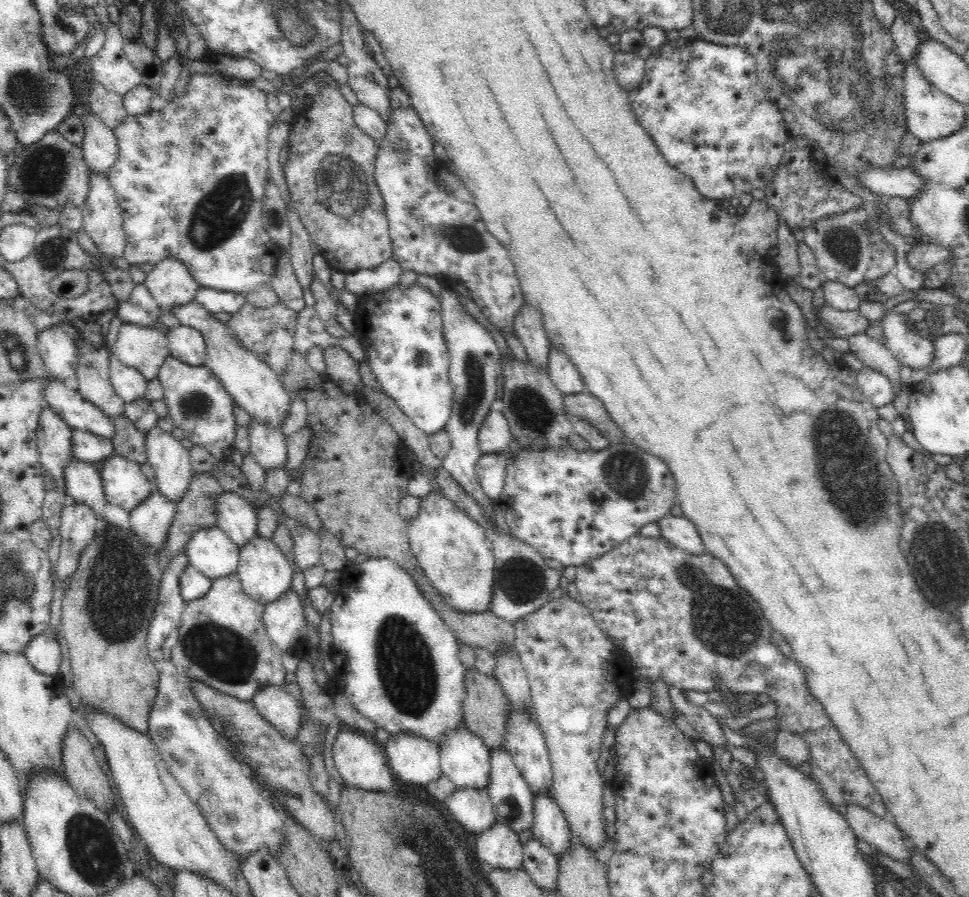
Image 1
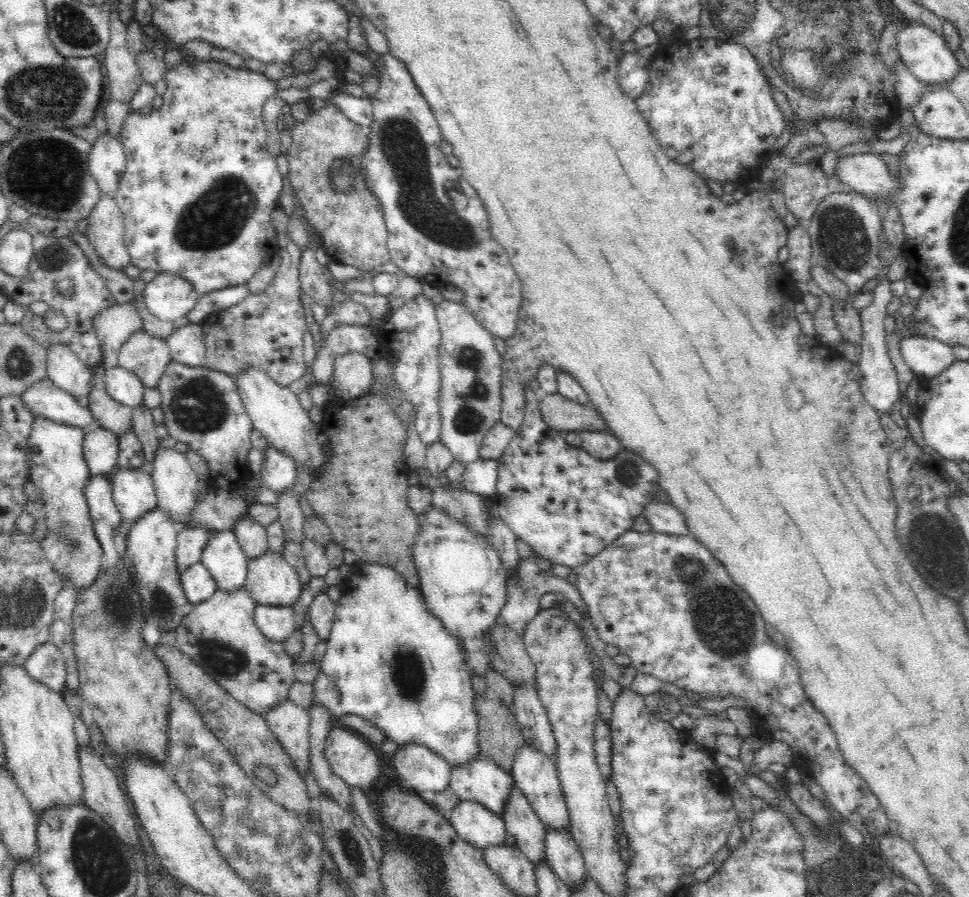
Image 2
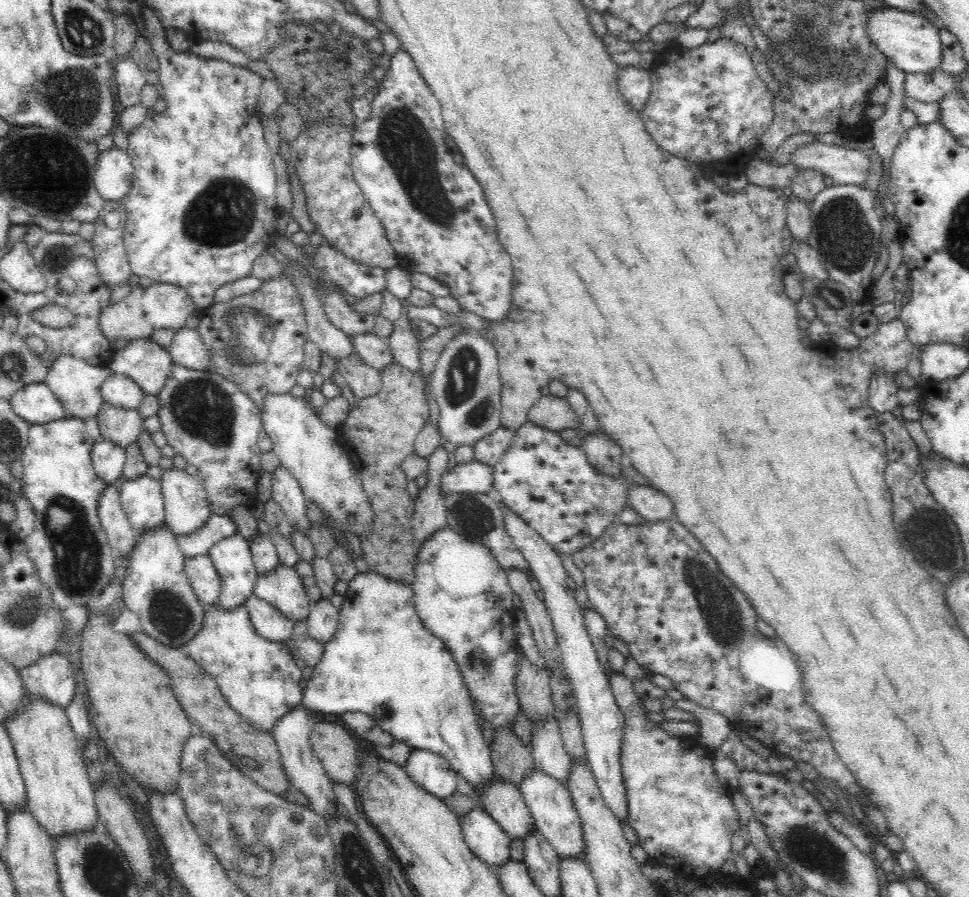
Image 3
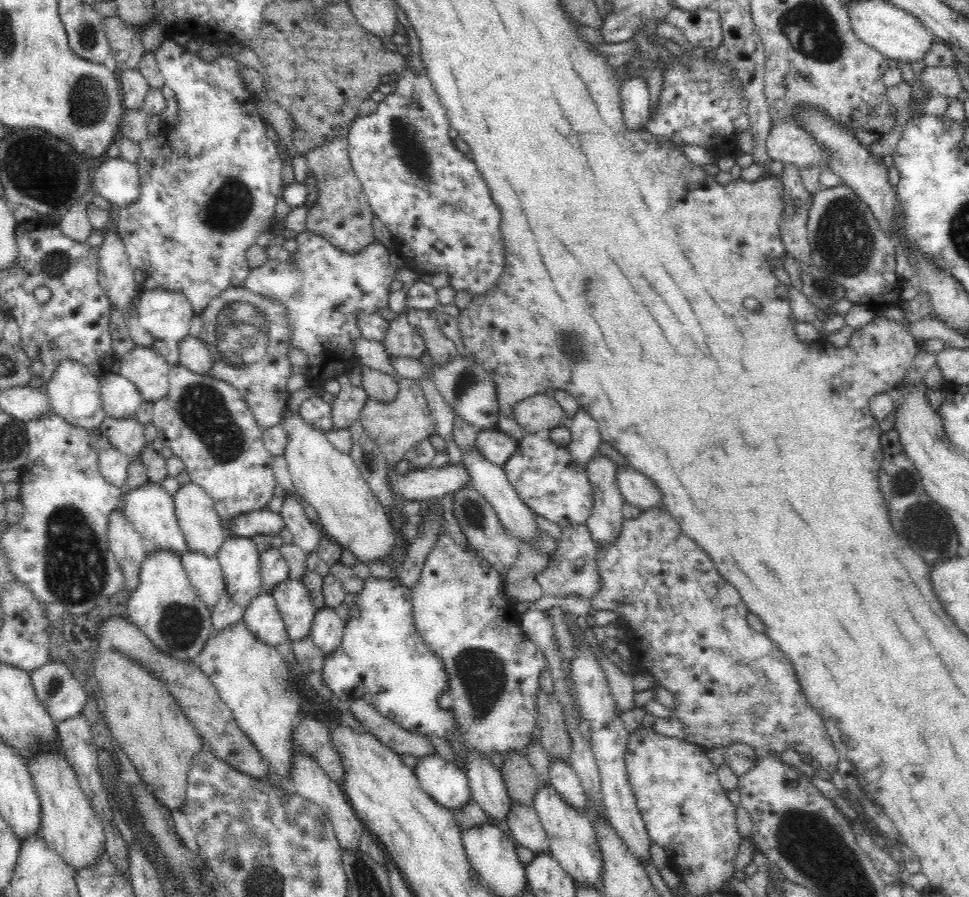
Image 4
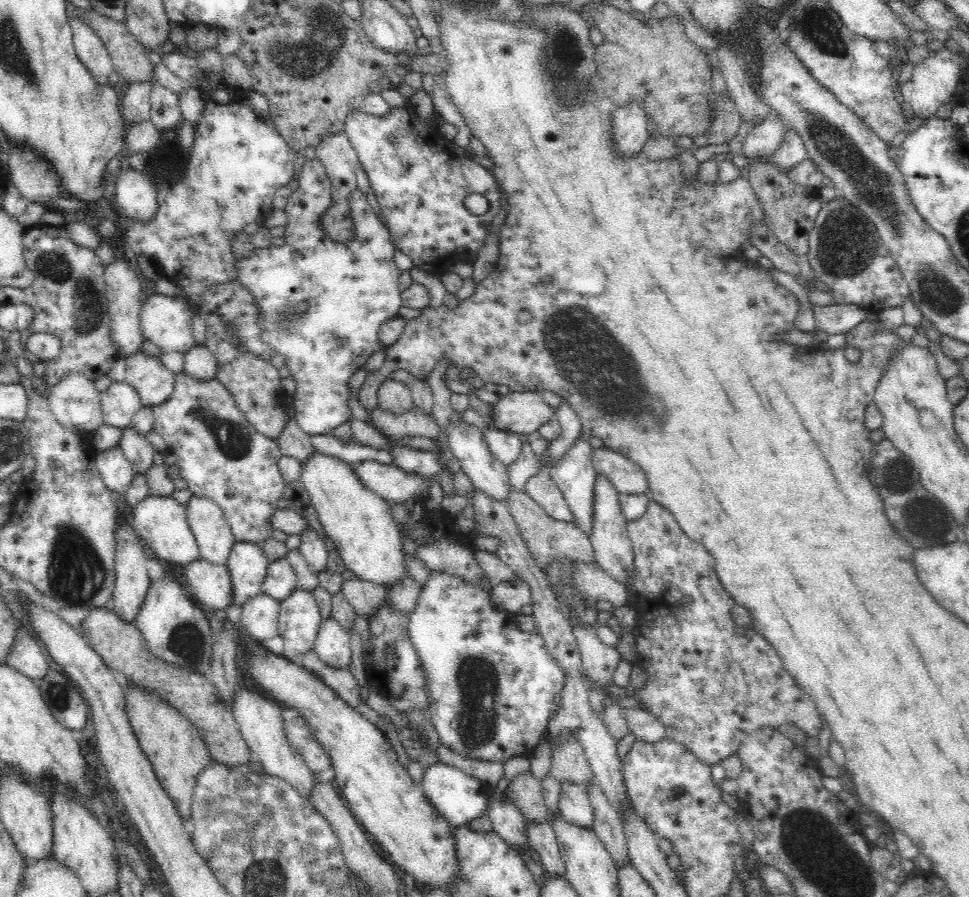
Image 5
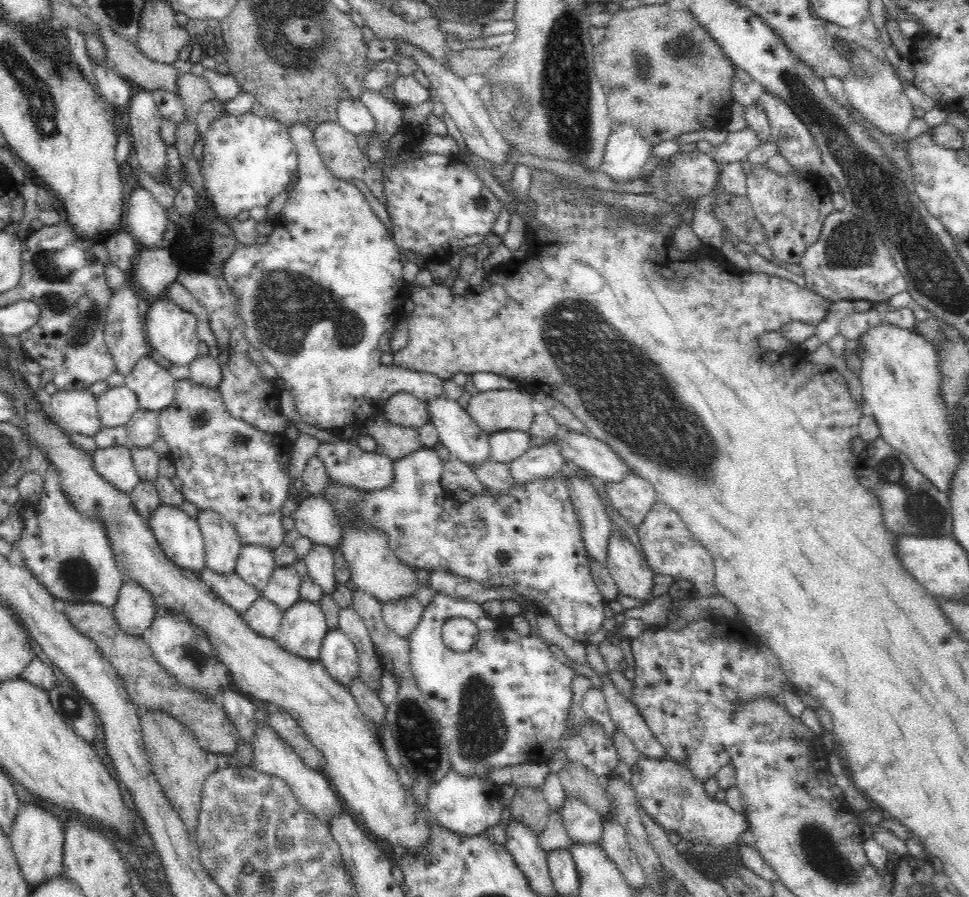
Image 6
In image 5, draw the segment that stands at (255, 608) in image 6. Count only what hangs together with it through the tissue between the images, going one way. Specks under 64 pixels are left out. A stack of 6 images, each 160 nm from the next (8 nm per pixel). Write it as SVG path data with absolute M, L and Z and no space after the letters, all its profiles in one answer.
M260 593L240 608L240 622L254 640L268 640L279 635L280 601Z

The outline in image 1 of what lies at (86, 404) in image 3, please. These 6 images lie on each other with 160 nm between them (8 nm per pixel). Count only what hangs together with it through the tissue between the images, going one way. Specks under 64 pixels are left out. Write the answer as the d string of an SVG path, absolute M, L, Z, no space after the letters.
M58 324L38 332L36 348L53 378L60 380L76 377L75 339Z

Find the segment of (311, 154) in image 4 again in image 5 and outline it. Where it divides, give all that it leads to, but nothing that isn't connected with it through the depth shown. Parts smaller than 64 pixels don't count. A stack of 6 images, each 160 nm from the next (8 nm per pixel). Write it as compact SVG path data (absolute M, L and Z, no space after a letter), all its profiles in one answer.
M345 131L325 136L318 143L318 146L315 146L314 151L315 158L324 165L331 184L331 206L318 218L320 229L322 229L332 241L342 241L342 243L345 243L353 237L353 232L355 231L350 211L350 204L352 204L350 203L350 195L353 190L357 189L356 169L358 168L359 162L356 151L354 151L354 147L350 144Z

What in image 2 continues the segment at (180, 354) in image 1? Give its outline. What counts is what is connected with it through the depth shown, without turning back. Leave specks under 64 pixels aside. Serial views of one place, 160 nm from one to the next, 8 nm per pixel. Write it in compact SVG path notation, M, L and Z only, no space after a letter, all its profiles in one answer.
M187 323L175 328L174 332L165 338L171 350L172 361L180 362L190 367L202 367L207 362L205 349L205 334L201 323Z

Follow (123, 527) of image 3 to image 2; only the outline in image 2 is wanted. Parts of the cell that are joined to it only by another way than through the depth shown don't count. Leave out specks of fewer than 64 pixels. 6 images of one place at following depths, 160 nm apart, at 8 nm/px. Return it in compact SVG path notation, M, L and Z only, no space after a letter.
M92 475L84 486L84 499L88 505L88 512L93 519L101 518L112 528L120 524L121 514L112 496L112 487L107 476Z

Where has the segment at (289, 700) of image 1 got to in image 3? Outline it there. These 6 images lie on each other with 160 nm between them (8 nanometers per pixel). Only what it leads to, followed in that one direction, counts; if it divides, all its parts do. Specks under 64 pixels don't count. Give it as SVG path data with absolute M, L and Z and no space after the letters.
M302 704L294 706L292 710L288 710L284 716L280 716L276 720L270 733L277 742L282 766L289 782L306 795L312 804L311 809L322 816L337 814L338 801L336 801L336 795L332 791L331 778L326 774L321 760L316 756L310 744L311 728L308 724L308 710Z

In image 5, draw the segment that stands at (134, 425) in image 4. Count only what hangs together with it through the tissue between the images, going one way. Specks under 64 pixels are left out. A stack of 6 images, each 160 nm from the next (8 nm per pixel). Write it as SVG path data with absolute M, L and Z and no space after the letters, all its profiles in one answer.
M132 426L125 427L118 430L122 437L120 438L119 448L124 453L127 460L132 463L135 473L145 474L153 466L154 448L146 440L144 435L136 433L136 430L132 429Z

